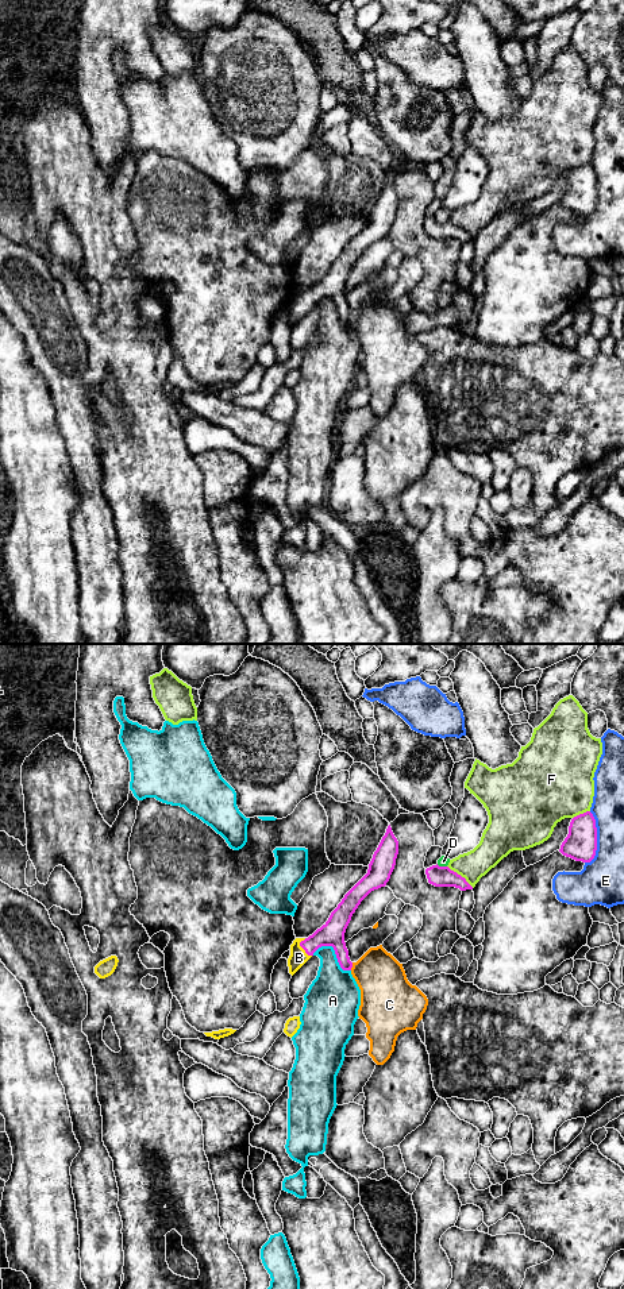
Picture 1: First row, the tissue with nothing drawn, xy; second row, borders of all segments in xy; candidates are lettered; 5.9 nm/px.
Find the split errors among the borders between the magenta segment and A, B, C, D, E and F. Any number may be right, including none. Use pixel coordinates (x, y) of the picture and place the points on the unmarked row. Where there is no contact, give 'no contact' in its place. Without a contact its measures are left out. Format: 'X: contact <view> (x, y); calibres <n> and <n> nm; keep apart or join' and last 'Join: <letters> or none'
A: contact xy (335, 304); calibres 140 and 300 nm; keep apart
B: contact xy (301, 298); calibres 140 and 100 nm; join
C: contact xy (351, 319); calibres 140 and 300 nm; keep apart
D: contact xy (442, 219); calibres 130 and 60 nm; keep apart
E: contact xy (596, 190); calibres 190 and 260 nm; keep apart
F: contact xy (459, 227); calibres 130 and 170 nm; keep apart
Join: B

